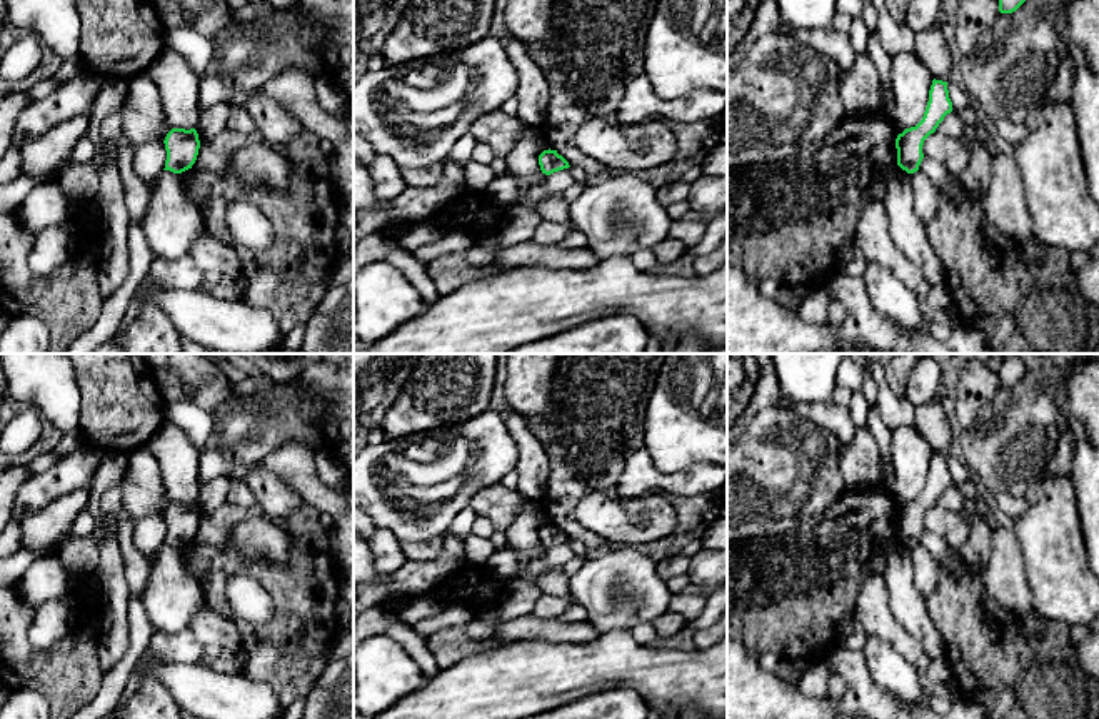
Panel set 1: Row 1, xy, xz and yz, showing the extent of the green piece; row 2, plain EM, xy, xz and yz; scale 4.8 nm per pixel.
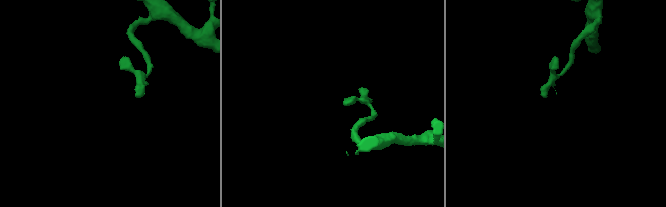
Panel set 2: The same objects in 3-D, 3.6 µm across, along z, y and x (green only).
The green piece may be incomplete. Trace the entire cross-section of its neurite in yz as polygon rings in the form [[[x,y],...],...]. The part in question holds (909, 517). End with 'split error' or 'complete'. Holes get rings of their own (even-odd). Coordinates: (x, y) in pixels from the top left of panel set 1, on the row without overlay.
[[[934,452],[922,494],[916,500],[906,502],[896,512],[897,539],[902,544],[906,544],[907,547],[914,547],[919,544],[919,539],[924,532],[924,514],[936,505],[939,497],[951,485],[952,475],[949,472],[947,455]]]; complete

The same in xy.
[[[172,502],[165,514],[165,524],[167,524],[167,534],[165,542],[173,547],[182,547],[197,534],[200,514],[195,502],[185,504],[185,502]]]; complete

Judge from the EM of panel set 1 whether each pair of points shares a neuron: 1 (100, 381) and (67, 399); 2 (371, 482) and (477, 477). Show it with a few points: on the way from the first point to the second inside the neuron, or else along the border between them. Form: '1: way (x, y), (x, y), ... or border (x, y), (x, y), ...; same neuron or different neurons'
1: border (74, 371), (79, 387), (79, 426); different neurons
2: way (391, 512), (401, 522), (437, 522), (452, 507); same neuron

